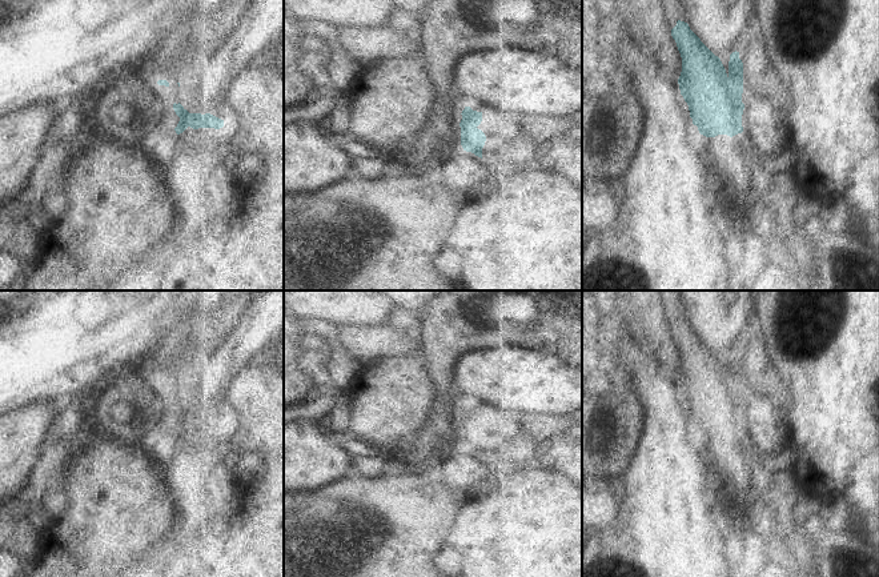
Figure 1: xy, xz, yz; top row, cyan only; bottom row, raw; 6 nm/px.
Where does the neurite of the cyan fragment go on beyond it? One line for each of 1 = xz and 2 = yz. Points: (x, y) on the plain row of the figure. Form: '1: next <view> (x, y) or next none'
1: next xz (506, 435)
2: next yz (729, 457)

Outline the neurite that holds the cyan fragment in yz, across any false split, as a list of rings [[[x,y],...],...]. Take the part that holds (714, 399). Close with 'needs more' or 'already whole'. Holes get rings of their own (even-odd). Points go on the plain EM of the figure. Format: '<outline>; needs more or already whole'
[[[678,318],[671,334],[682,356],[678,382],[693,417],[695,444],[707,460],[710,474],[747,509],[762,480],[759,465],[742,433],[744,402],[739,350],[730,353],[726,369],[721,357],[687,321]]]; needs more

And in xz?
[[[470,402],[462,409],[461,444],[463,449],[487,458],[493,457],[499,465],[509,458],[526,458],[526,440],[529,436],[527,424],[518,418],[511,409],[498,409],[483,402]]]; needs more

